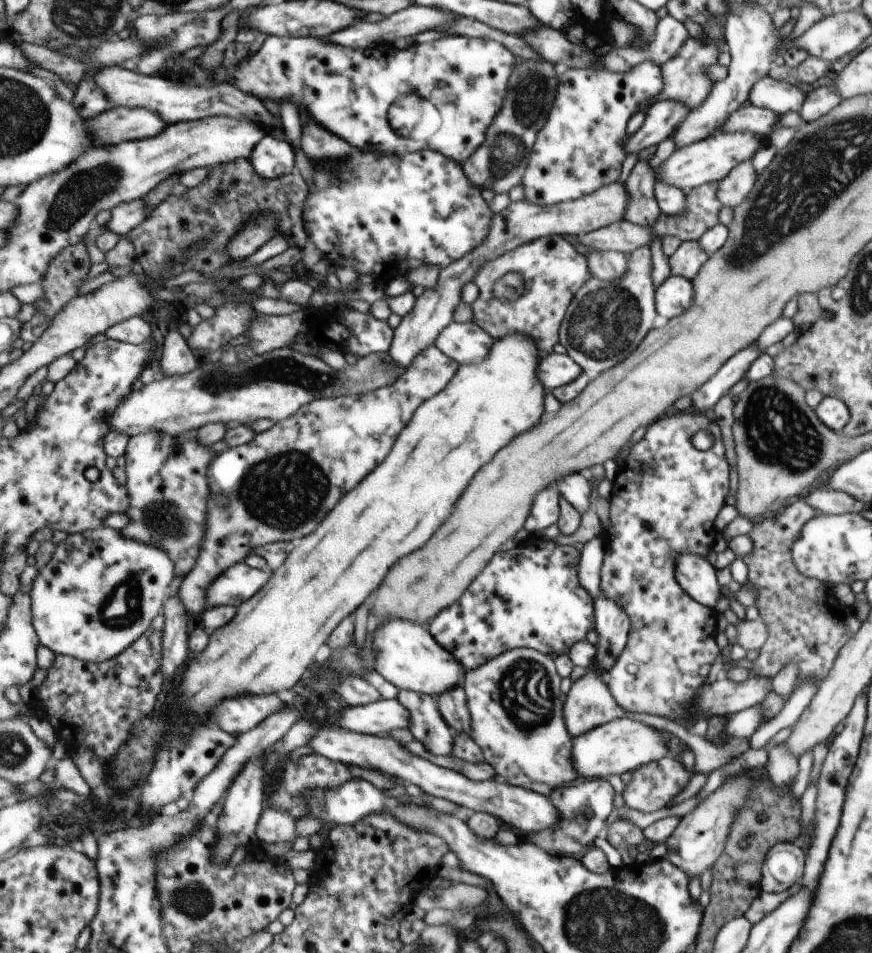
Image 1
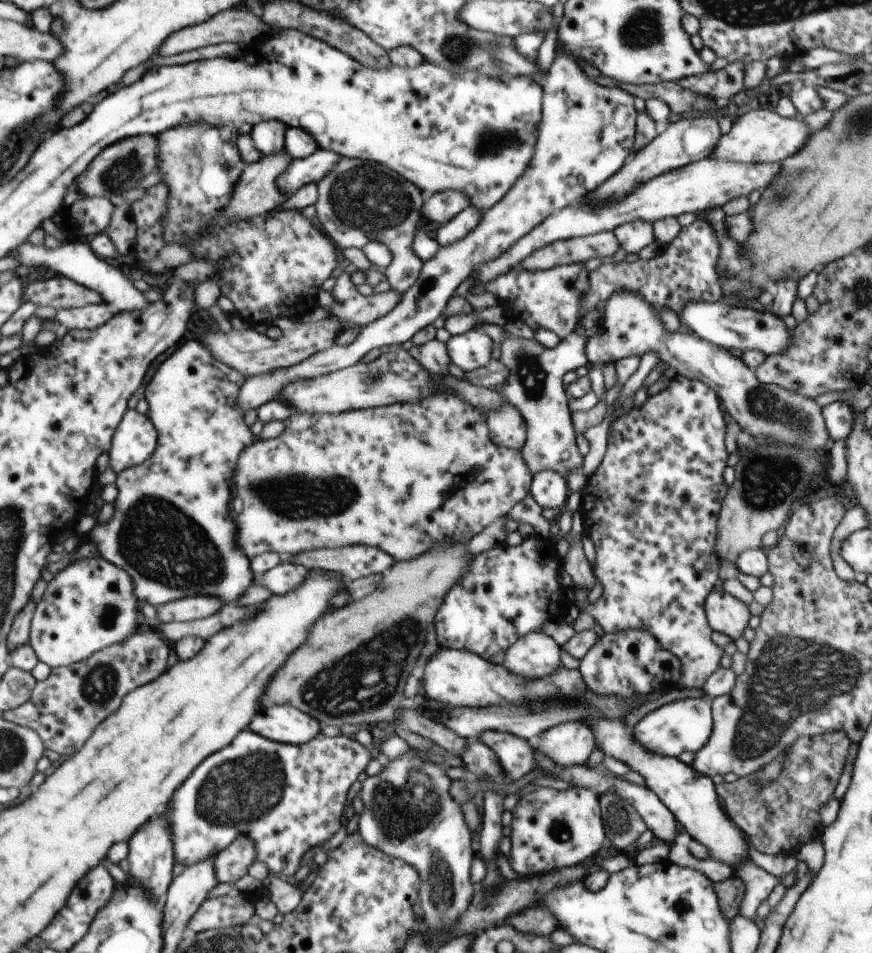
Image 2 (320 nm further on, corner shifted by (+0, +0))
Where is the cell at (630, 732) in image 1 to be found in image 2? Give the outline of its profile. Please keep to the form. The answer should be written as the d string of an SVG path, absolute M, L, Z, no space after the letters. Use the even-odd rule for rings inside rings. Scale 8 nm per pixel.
M706 697L687 698L663 704L653 712L649 712L635 724L630 733L631 738L645 750L649 750L657 756L677 758L682 752L698 752L699 748L710 740L713 727L710 700Z

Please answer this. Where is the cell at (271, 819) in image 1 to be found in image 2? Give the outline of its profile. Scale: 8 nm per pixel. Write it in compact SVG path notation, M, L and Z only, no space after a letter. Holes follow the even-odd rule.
M243 834L223 850L217 857L217 878L219 883L235 883L246 874L249 875L251 864L257 861L257 846L251 836Z

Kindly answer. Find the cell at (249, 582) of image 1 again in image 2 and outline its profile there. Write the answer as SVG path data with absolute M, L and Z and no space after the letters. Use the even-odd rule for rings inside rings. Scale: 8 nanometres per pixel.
M281 564L281 566L273 568L273 570L269 570L261 578L261 584L271 588L275 594L287 594L287 592L295 590L295 586L299 588L307 578L309 578L309 570L305 566Z

